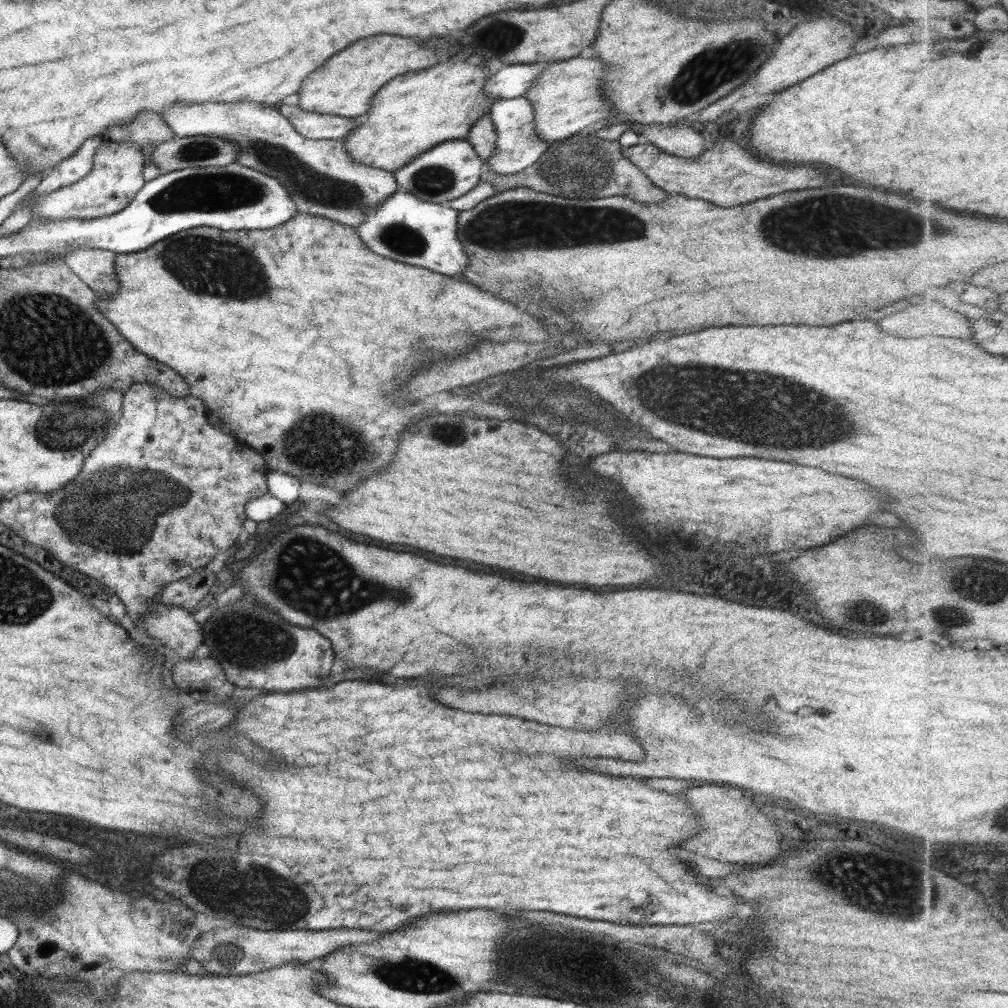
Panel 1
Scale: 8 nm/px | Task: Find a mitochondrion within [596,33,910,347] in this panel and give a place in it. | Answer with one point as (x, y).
(711, 69)

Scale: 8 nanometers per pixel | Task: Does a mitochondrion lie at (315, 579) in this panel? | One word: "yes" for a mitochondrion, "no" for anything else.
yes

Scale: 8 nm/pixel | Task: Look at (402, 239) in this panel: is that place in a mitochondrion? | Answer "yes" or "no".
yes

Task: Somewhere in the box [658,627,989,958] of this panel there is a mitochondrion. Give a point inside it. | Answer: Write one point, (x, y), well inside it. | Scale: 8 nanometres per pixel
(910, 886)

